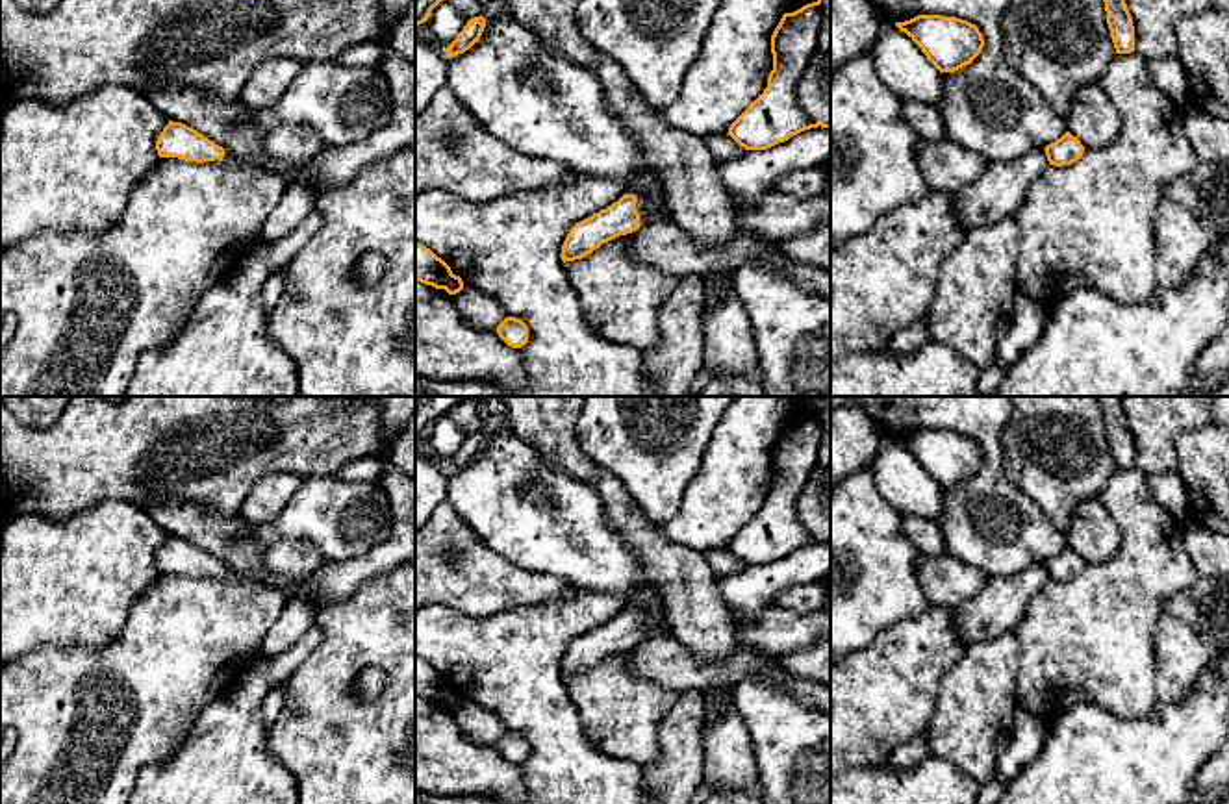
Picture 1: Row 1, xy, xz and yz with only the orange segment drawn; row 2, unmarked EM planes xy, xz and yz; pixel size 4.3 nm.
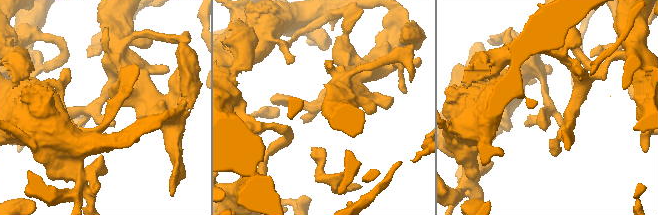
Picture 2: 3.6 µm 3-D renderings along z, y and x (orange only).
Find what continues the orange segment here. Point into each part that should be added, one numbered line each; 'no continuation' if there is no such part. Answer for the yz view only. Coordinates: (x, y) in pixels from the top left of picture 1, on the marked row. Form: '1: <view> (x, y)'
no continuation

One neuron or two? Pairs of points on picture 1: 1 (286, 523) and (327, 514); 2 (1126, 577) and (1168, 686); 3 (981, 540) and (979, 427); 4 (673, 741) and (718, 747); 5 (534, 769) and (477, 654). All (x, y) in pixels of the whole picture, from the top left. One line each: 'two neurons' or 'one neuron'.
1: one neuron
2: two neurons
3: one neuron
4: two neurons
5: one neuron

